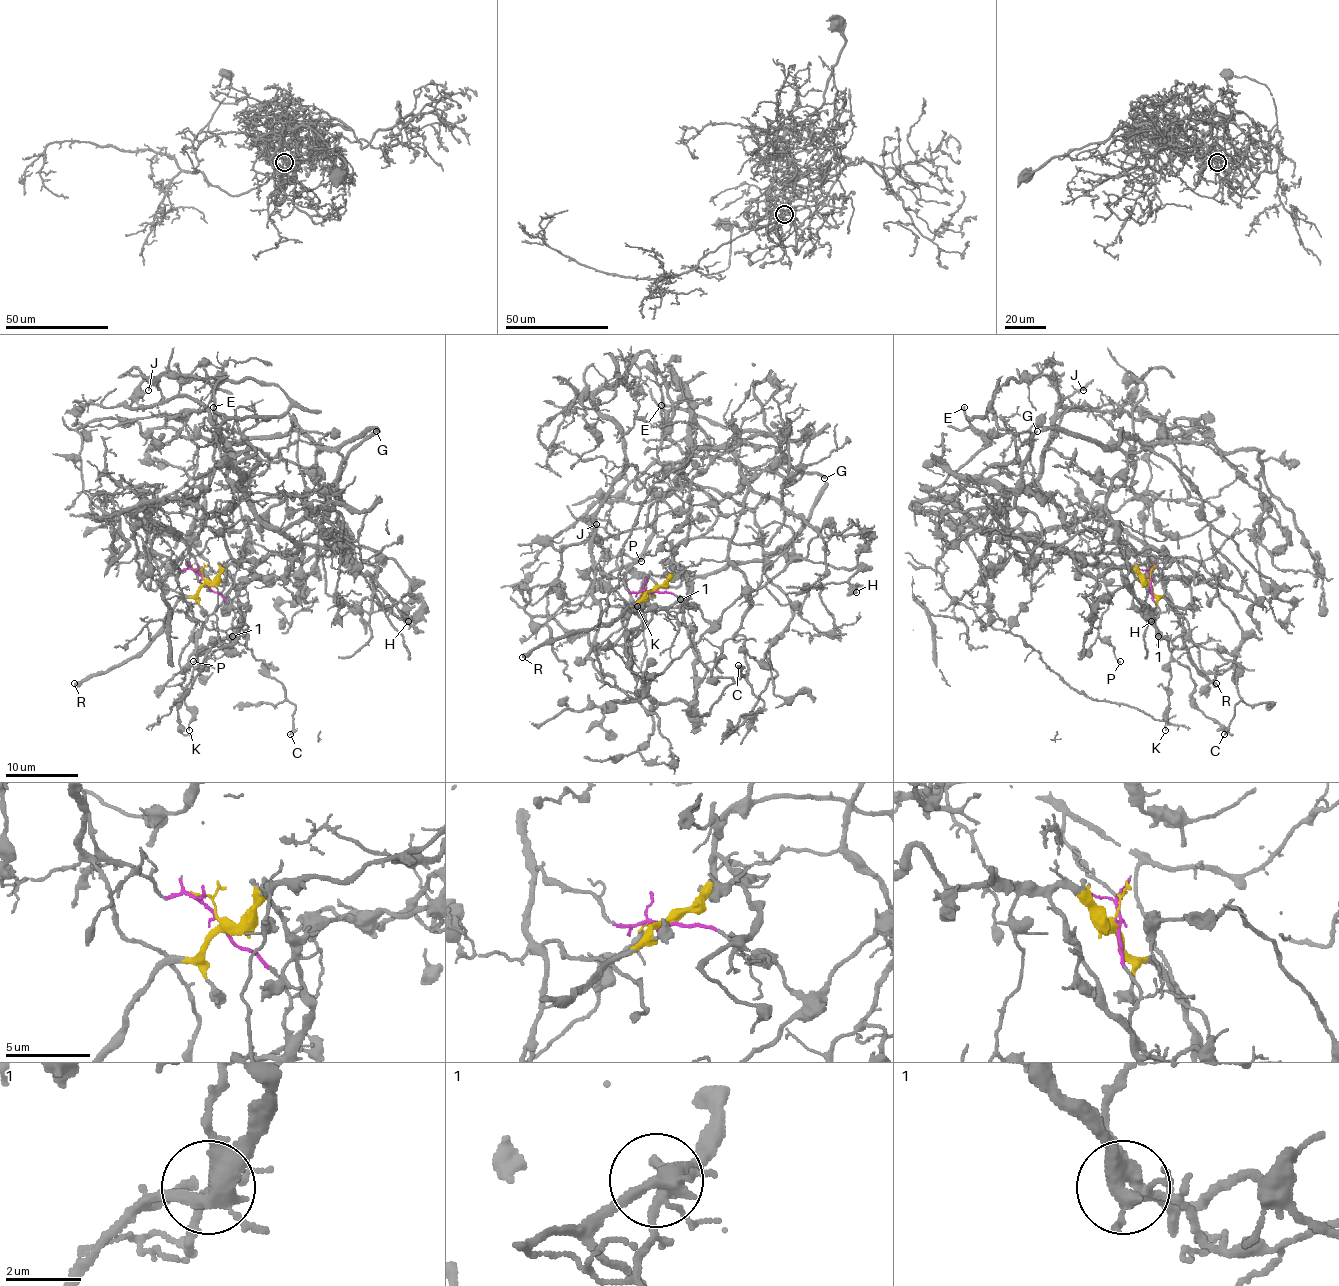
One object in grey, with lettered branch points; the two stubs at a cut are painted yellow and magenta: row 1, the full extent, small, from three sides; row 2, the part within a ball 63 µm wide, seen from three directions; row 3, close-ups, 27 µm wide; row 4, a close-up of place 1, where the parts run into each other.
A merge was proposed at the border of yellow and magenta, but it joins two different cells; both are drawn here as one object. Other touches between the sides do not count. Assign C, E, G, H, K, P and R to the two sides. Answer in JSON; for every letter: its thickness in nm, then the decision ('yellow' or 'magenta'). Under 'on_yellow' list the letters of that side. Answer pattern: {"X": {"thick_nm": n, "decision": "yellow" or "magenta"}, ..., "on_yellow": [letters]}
{"C": {"thick_nm": 320, "decision": "yellow"}, "E": {"thick_nm": 240, "decision": "magenta"}, "G": {"thick_nm": 240, "decision": "magenta"}, "H": {"thick_nm": 360, "decision": "magenta"}, "K": {"thick_nm": 110, "decision": "yellow"}, "P": {"thick_nm": 110, "decision": "yellow"}, "R": {"thick_nm": 500, "decision": "yellow"}, "on_yellow": ["C", "K", "P", "R"]}

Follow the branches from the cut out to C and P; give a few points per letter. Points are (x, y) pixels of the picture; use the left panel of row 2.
C: (205, 580), (223, 566), (243, 622), (219, 638), (241, 635), (283, 685), (295, 707), (290, 734)
P: (205, 580), (214, 580), (225, 566), (225, 586), (214, 613), (217, 636), (192, 662)

